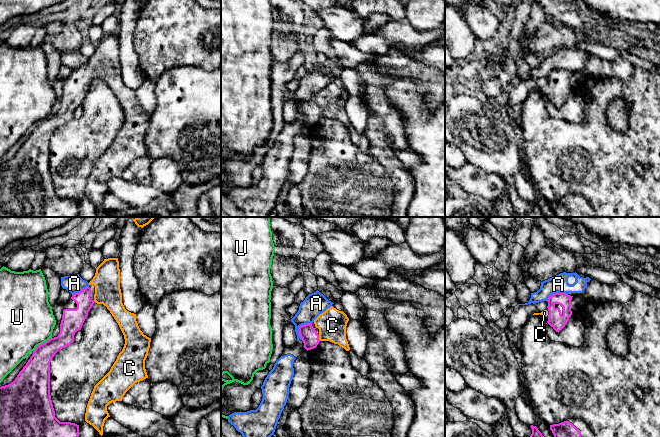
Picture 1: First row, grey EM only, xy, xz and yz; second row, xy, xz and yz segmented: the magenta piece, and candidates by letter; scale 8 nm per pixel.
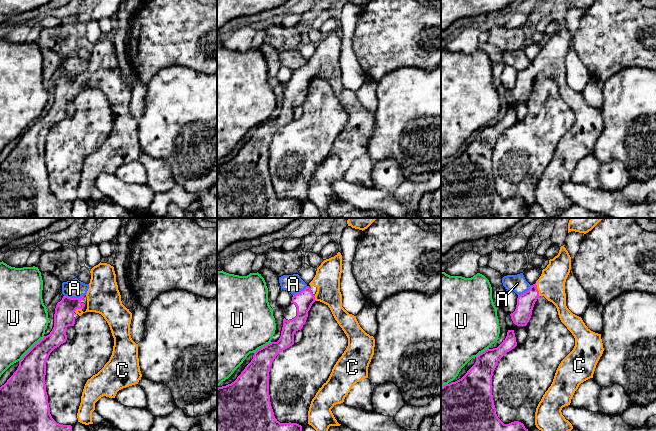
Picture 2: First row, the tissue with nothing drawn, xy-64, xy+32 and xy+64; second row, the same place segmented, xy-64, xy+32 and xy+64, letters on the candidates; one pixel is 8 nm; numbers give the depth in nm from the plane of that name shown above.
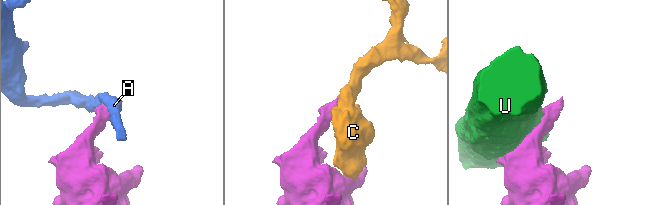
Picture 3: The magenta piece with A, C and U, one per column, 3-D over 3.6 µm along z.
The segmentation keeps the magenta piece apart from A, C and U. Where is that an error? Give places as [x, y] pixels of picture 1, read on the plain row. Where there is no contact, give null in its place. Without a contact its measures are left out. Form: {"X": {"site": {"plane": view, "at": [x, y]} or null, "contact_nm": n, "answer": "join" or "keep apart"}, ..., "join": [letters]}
{"A": {"site": {"plane": "xz", "at": [299, 103]}, "contact_nm": 170, "answer": "keep apart"}, "C": {"site": {"plane": "xz", "at": [318, 114]}, "contact_nm": 50, "answer": "join"}, "U": {"site": {"plane": "xy", "at": [41, 120]}, "contact_nm": 190, "answer": "keep apart"}, "join": ["C"]}

